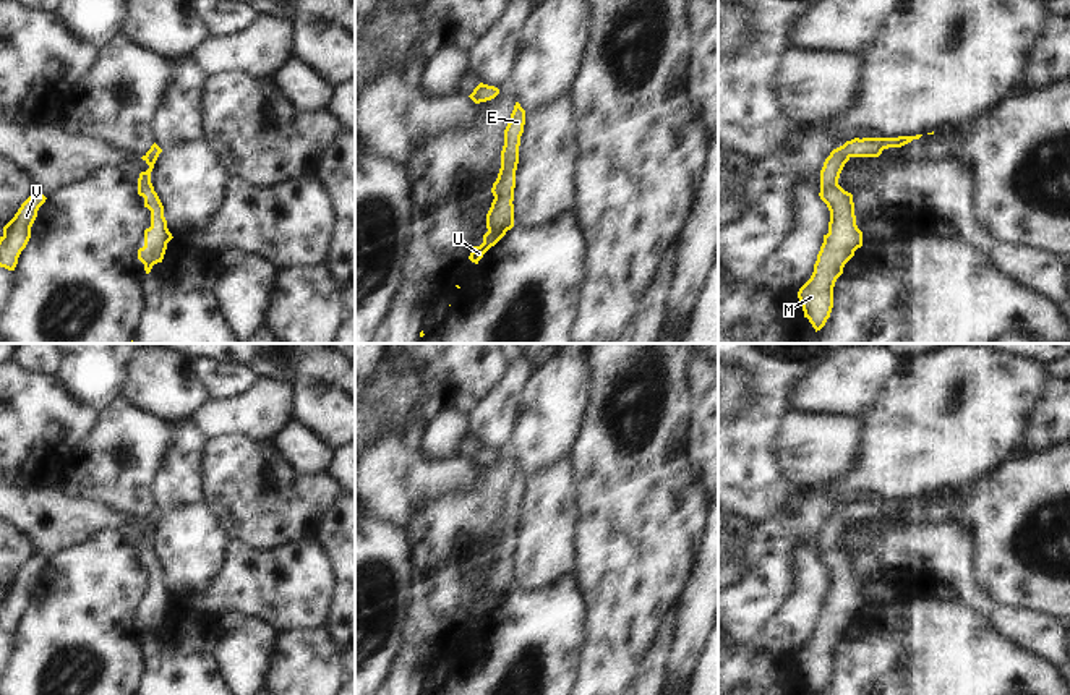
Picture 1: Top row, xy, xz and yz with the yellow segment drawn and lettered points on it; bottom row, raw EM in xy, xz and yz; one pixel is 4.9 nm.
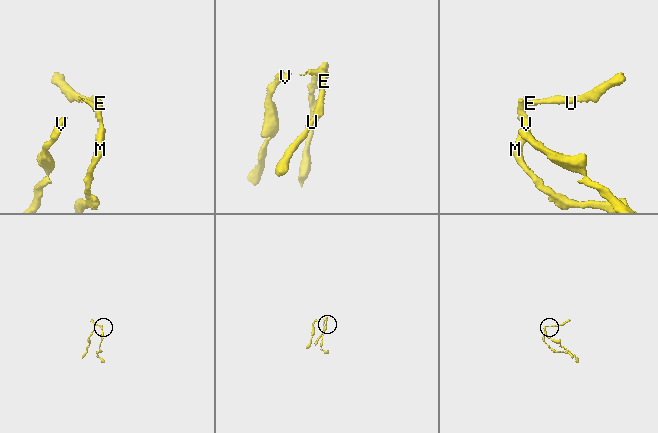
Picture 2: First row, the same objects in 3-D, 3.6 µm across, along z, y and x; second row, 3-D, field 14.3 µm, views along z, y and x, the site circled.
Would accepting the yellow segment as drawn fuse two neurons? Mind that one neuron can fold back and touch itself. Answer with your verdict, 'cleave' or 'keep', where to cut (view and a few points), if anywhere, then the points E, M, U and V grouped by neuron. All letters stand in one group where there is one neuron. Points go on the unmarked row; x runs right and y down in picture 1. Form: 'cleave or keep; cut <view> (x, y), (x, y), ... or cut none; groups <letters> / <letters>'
keep; cut none; groups E M U V

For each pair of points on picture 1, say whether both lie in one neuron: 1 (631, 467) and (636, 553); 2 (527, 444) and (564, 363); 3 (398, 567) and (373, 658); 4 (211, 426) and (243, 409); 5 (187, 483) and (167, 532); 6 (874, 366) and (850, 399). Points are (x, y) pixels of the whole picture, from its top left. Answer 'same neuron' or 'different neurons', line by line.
1: same neuron
2: same neuron
3: same neuron
4: same neuron
5: different neurons
6: same neuron

